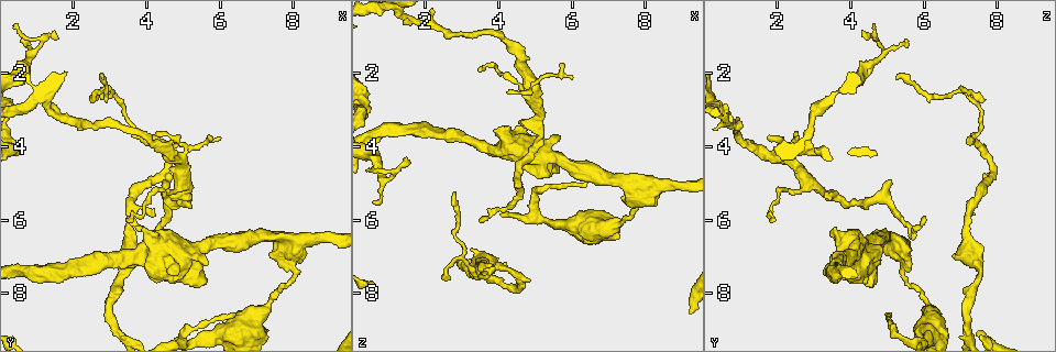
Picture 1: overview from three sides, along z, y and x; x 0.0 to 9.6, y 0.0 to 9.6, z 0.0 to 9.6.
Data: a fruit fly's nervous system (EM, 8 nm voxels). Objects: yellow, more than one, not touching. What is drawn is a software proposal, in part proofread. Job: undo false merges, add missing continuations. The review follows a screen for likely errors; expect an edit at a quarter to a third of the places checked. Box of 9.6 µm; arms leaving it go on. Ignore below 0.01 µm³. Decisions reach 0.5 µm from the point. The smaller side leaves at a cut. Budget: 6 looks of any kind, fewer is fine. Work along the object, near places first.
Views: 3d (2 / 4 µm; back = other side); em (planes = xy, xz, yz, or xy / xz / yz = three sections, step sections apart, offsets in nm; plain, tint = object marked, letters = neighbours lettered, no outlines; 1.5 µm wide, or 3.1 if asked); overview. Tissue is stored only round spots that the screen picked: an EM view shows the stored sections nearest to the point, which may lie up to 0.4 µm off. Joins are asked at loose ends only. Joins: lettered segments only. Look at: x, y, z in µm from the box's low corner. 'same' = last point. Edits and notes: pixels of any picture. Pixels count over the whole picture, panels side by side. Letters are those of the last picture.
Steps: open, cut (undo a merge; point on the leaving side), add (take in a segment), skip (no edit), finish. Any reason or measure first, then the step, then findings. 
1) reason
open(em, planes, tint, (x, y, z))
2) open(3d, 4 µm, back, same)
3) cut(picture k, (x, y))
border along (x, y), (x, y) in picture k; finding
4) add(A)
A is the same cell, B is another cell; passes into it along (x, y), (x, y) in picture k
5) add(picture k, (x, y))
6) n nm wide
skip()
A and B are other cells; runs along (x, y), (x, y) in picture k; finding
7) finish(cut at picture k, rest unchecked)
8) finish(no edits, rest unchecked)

an open end
open(3d, 4 µm, back, (3.50, 6.00, 1.95))

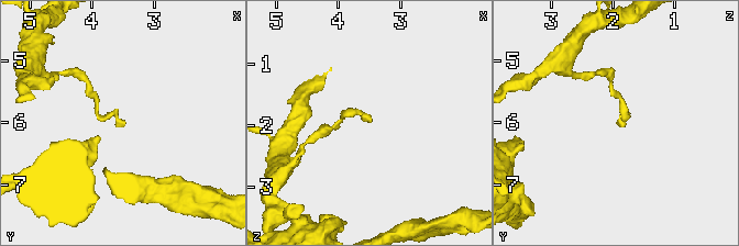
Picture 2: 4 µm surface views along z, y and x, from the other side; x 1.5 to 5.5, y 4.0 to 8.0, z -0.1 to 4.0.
now the EM
open(em, planes, letters, (3.50, 6.00, 1.90))

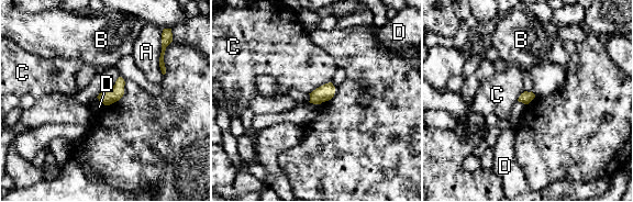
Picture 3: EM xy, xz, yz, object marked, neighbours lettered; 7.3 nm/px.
skip()
A, B, C and D are other cells; border along (331, 81), (317, 87), (309, 93) in picture 3; none of them fits

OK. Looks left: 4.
thick turns thin
open(em, yz, step 4, letters, (8.05, 7.65, 5.50))

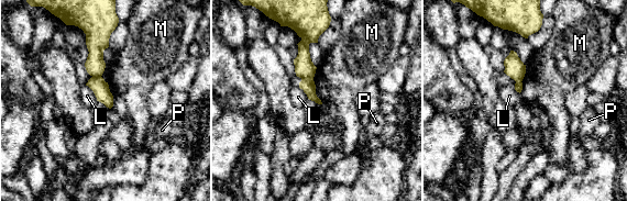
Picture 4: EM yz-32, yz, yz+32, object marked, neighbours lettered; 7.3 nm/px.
open(em, xy, step 4, letters, same)

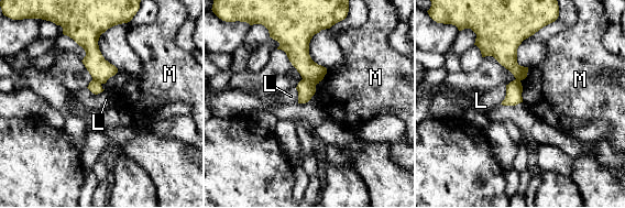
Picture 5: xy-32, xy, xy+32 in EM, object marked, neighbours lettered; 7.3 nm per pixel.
100 nm wide; M touches over 260 nm
cut(picture 5, (306, 89))
L and M are other cells; a second neuron is stuck on

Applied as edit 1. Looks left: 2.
finish(cut at picture 5, rest unchecked)

